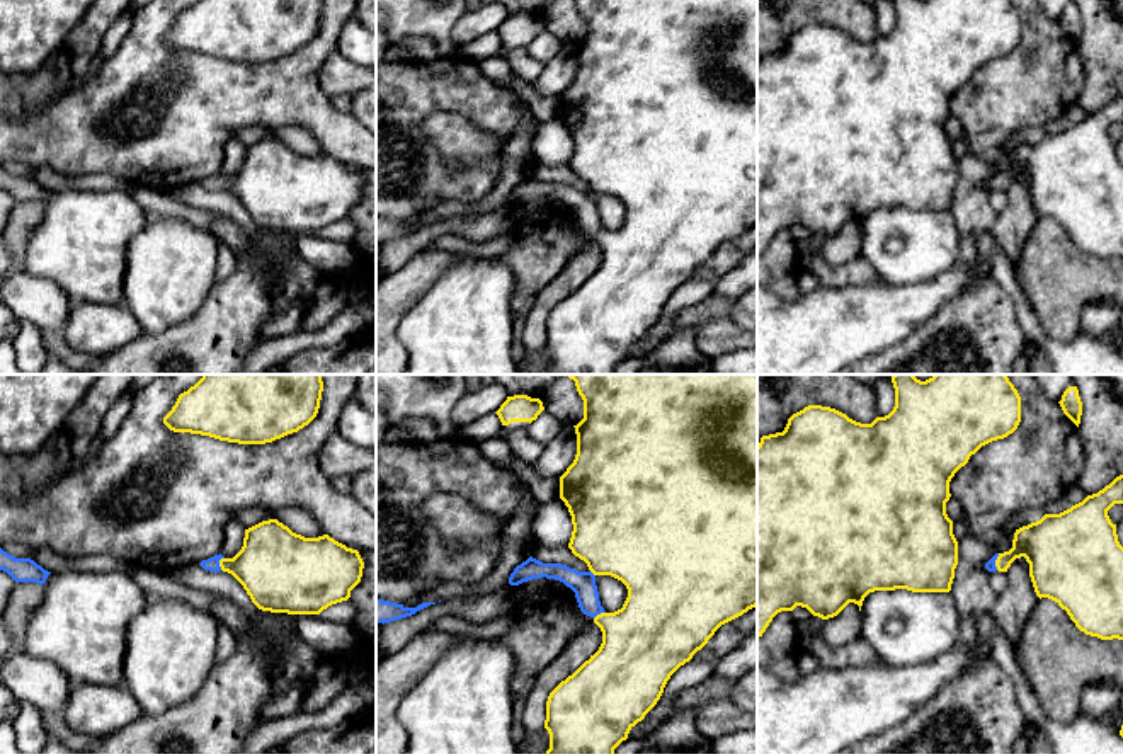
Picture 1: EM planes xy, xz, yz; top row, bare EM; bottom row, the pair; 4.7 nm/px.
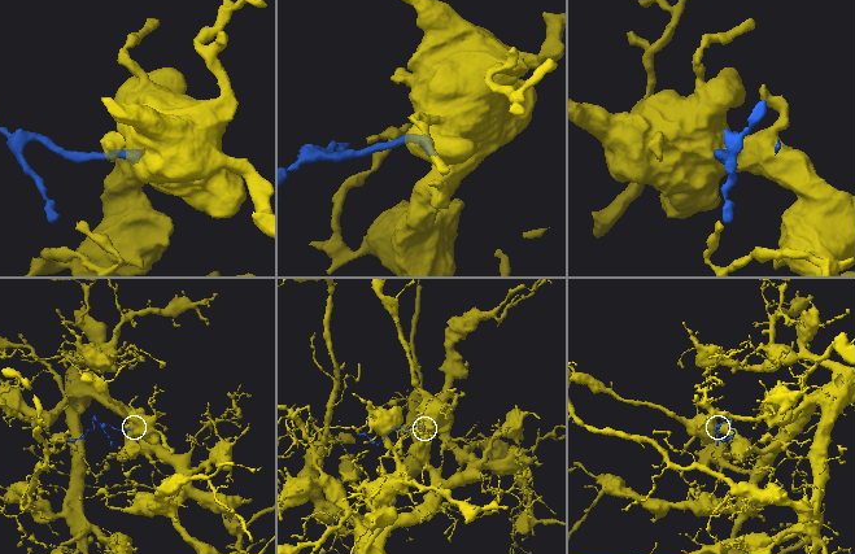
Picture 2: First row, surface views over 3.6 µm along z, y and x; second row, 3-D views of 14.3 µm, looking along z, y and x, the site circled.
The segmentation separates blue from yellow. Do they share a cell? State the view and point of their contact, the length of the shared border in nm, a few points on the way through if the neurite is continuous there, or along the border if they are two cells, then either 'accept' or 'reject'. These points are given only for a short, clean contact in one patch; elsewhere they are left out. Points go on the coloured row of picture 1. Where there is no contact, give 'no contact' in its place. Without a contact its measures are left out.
xy (218, 564) | 70 nm | accept

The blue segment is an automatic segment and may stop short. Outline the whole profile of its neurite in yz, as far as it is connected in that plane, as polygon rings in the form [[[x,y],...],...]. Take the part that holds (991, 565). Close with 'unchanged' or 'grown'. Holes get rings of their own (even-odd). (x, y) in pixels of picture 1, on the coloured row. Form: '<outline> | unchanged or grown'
[[[1123,475],[1070,509],[1016,529],[1012,548],[995,553],[985,568],[1007,572],[1016,558],[1024,557],[1040,599],[1055,601],[1086,635],[1123,640],[1123,546],[1108,516],[1114,504],[1123,504]]] | grown

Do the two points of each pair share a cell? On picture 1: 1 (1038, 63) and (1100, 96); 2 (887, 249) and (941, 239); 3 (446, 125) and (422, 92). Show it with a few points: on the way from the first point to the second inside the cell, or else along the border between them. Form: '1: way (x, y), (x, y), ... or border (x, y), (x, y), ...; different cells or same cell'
1: border (1079, 48), (1083, 89), (1074, 102); different cells
2: way (900, 245), (928, 242); same cell
3: border (475, 126), (455, 113), (431, 113), (414, 133); different cells

